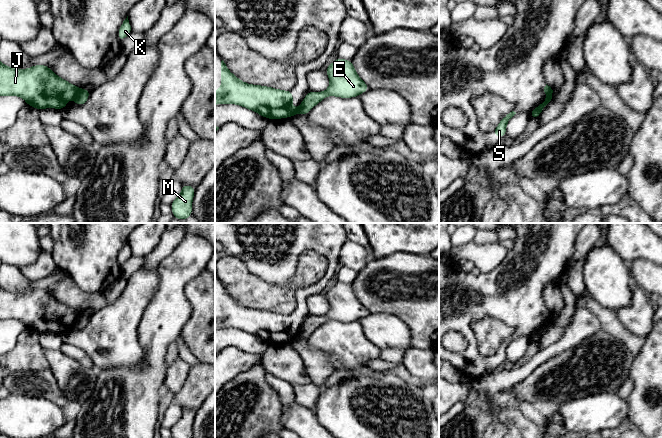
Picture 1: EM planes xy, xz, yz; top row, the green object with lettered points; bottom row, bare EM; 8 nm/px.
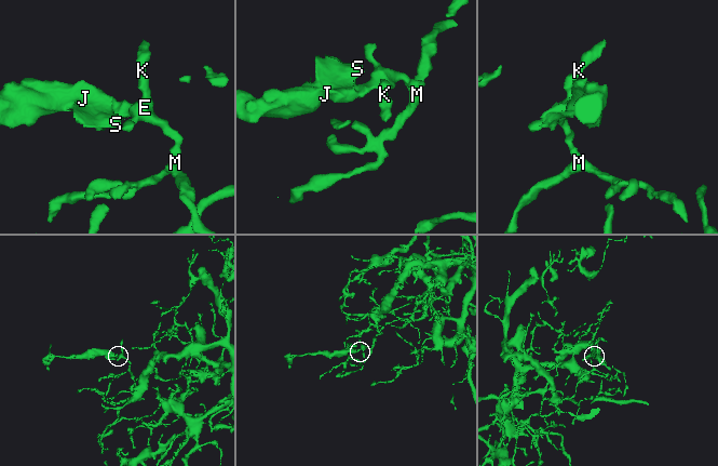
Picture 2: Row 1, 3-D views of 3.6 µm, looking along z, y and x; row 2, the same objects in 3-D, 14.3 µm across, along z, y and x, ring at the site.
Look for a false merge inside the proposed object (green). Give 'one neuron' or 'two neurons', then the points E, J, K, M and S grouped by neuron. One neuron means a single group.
two neurons | E K M / J S

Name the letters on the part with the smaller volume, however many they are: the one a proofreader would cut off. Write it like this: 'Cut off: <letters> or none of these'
Cut off: J, S

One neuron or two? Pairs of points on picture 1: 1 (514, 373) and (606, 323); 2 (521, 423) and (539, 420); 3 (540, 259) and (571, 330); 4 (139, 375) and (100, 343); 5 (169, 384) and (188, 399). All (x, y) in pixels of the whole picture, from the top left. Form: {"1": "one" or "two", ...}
{"1": "two", "2": "two", "3": "two", "4": "two", "5": "two"}

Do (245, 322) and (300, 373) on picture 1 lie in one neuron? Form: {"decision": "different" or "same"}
{"decision": "different"}

